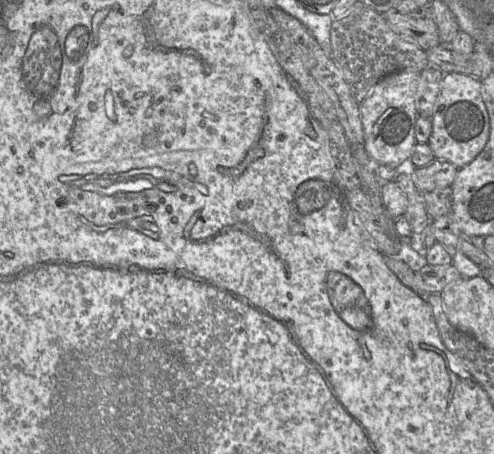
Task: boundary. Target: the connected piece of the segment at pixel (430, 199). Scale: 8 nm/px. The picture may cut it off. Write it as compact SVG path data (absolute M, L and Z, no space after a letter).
M435 158L428 165L416 168L411 175L432 220L451 212L452 185L457 171L453 164Z

